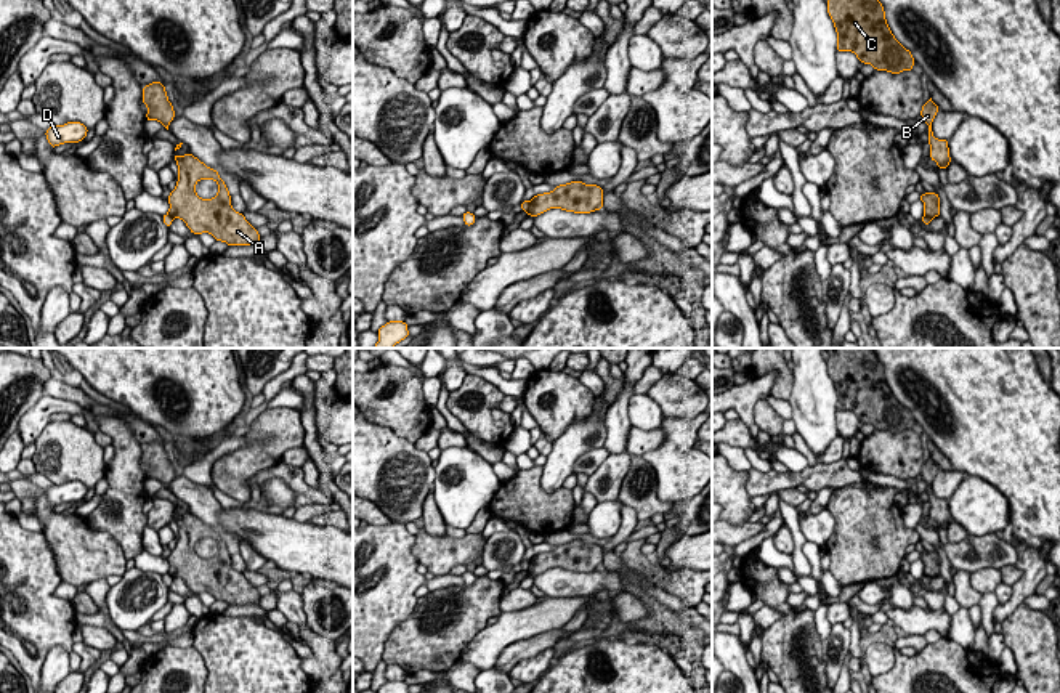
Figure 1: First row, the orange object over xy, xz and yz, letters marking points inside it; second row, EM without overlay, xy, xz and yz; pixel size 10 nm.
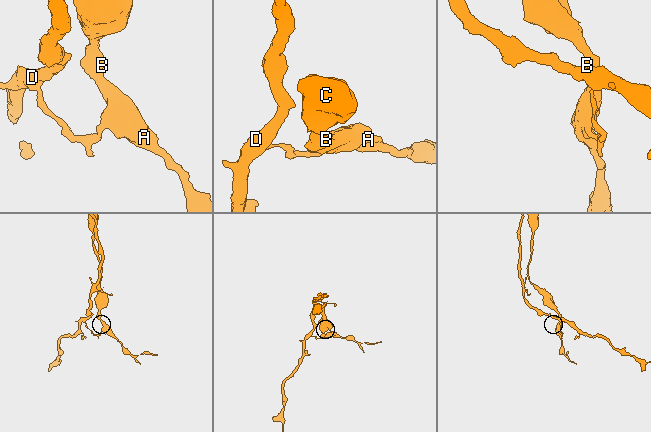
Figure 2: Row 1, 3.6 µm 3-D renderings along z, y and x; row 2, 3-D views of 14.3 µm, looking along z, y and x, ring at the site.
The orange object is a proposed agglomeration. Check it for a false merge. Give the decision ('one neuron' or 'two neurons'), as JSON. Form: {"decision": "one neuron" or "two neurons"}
{"decision": "two neurons"}

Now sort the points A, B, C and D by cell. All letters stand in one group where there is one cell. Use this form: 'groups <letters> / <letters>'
groups A B C / D

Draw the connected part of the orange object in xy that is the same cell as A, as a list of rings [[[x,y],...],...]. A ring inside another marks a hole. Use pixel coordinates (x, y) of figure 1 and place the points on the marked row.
[[[191,152],[184,156],[173,154],[178,165],[178,181],[168,196],[168,215],[186,223],[192,234],[208,233],[215,241],[231,245],[257,245],[260,234],[244,217],[231,205],[231,196],[220,173]],[[200,180],[215,180],[218,194],[212,199],[202,199],[196,194],[196,183]]]

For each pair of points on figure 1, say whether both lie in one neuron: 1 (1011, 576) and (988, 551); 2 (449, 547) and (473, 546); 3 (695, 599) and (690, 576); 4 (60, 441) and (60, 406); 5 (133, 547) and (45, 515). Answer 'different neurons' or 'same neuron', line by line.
1: different neurons
2: same neuron
3: same neuron
4: different neurons
5: different neurons

